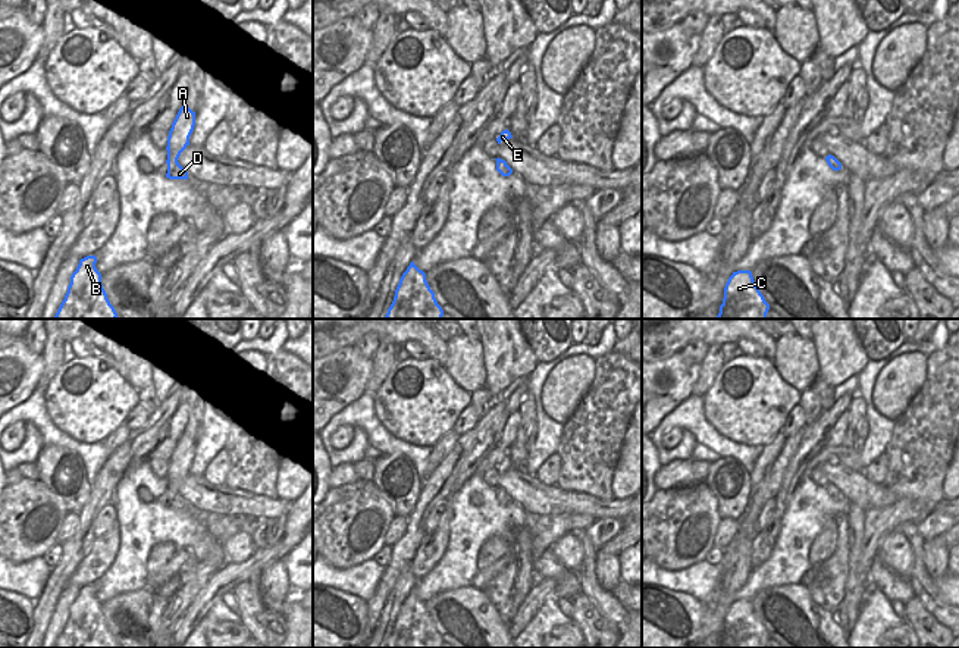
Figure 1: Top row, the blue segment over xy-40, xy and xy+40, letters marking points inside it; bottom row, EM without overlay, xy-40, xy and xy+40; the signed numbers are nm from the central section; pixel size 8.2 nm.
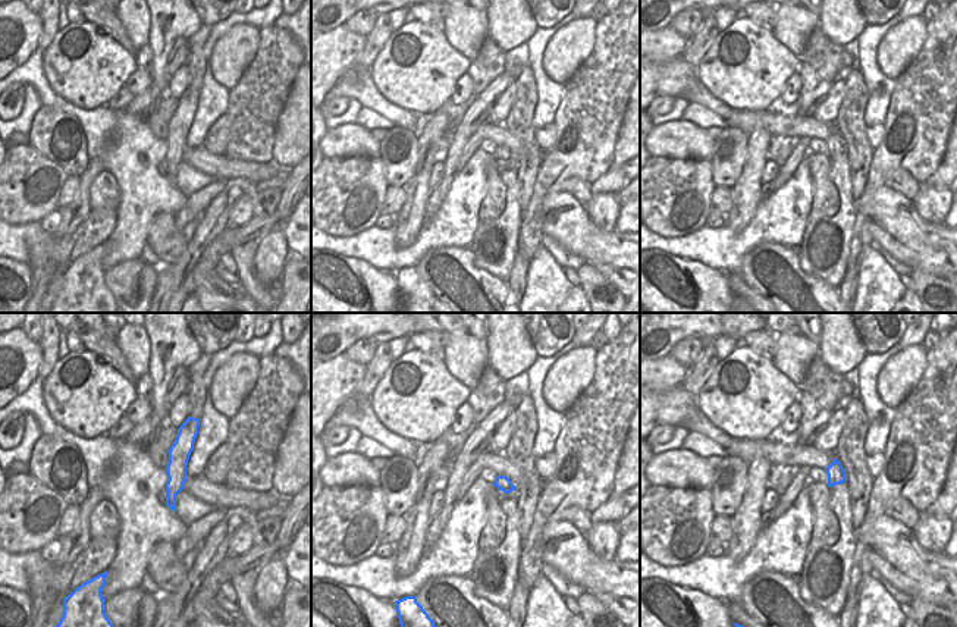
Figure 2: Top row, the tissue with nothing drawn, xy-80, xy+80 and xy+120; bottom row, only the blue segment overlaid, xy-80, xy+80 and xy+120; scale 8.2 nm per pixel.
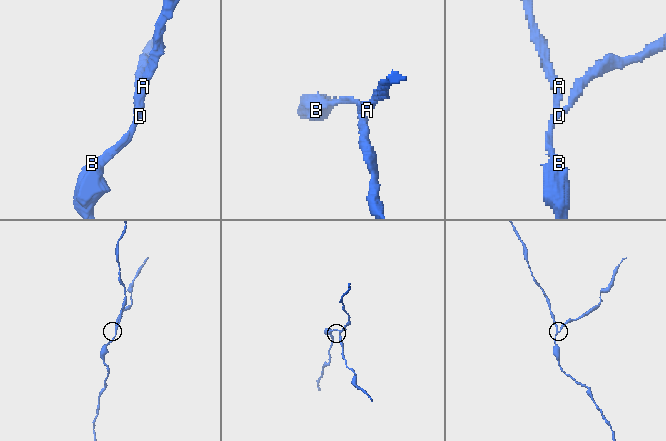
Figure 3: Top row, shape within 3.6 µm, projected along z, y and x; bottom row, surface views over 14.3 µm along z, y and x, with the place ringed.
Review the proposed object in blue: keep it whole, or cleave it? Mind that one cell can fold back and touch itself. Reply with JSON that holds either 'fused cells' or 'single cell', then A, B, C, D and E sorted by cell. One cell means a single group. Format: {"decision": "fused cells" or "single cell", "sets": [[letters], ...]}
{"decision": "single cell", "sets": [["A", "B", "C", "D", "E"]]}

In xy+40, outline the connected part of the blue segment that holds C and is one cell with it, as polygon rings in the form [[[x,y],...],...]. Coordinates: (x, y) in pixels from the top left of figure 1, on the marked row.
[[[750,270],[728,278],[717,319],[767,319],[770,304],[756,287]]]

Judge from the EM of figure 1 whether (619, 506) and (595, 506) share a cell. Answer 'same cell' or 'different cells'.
same cell

